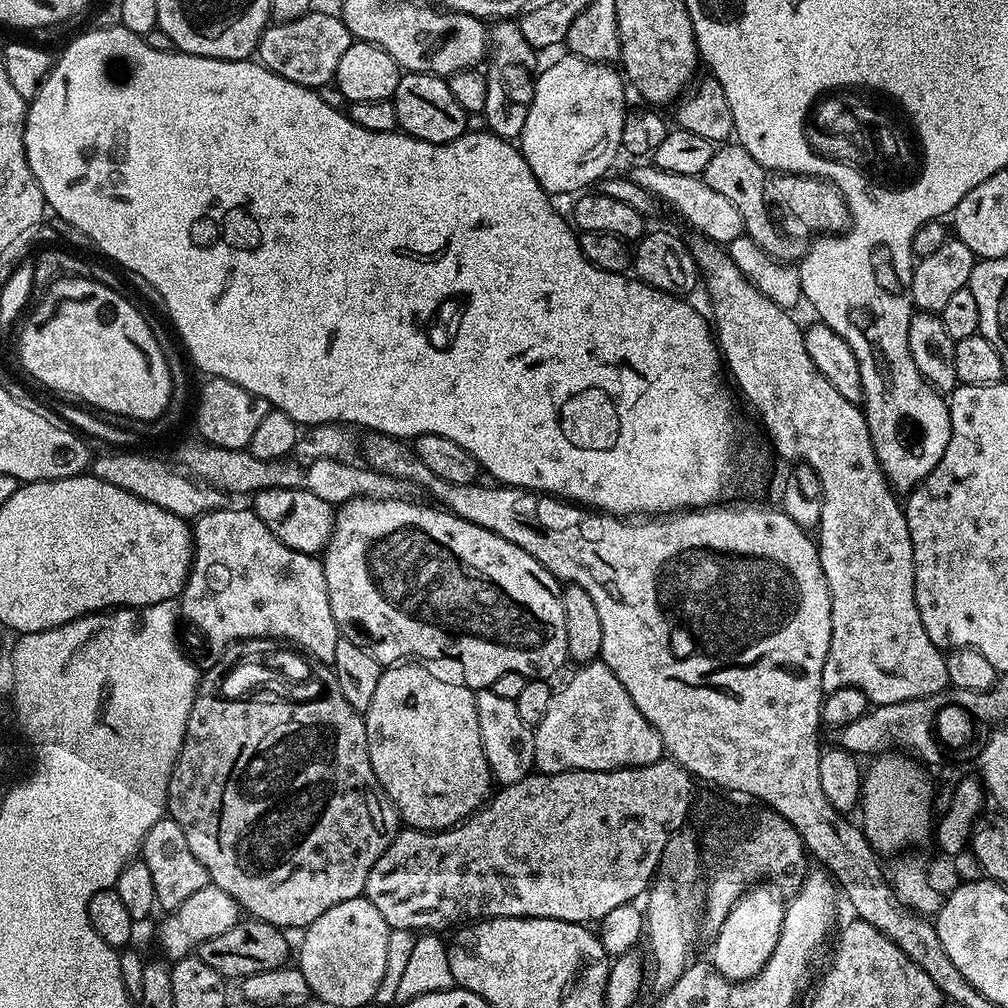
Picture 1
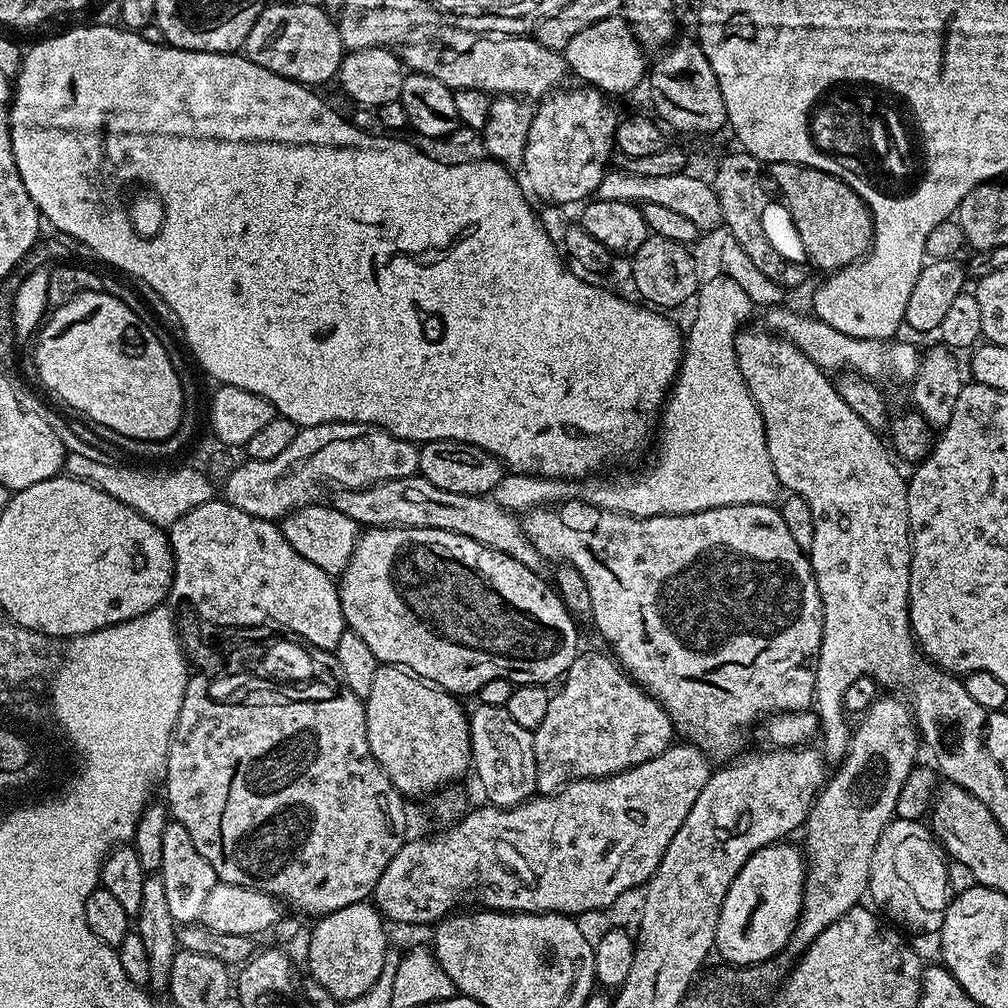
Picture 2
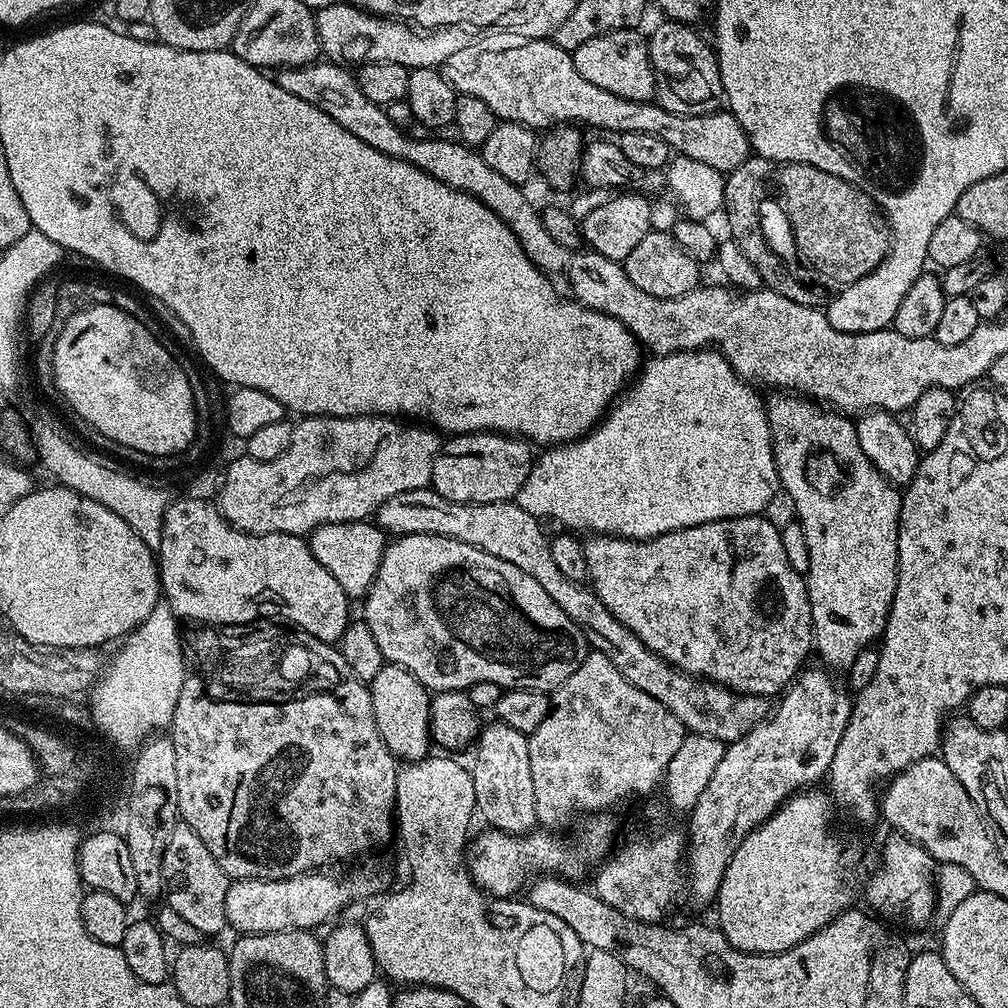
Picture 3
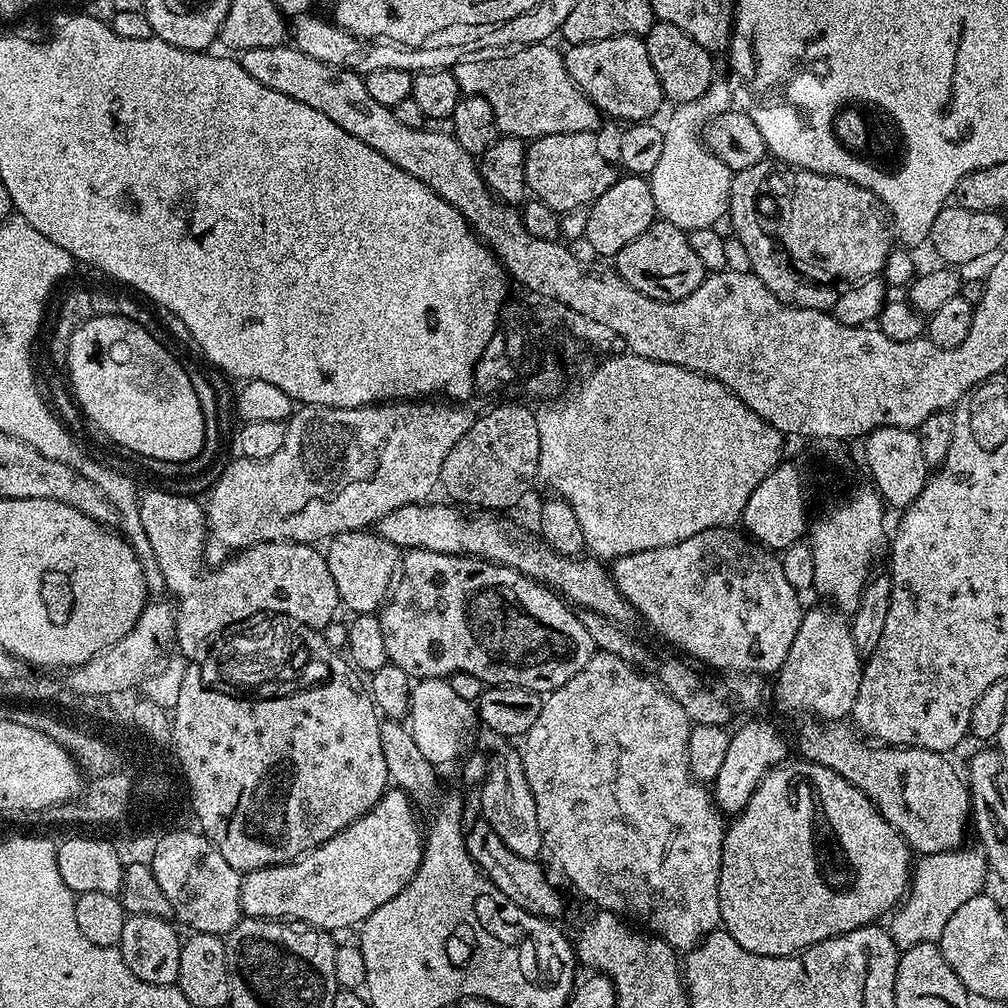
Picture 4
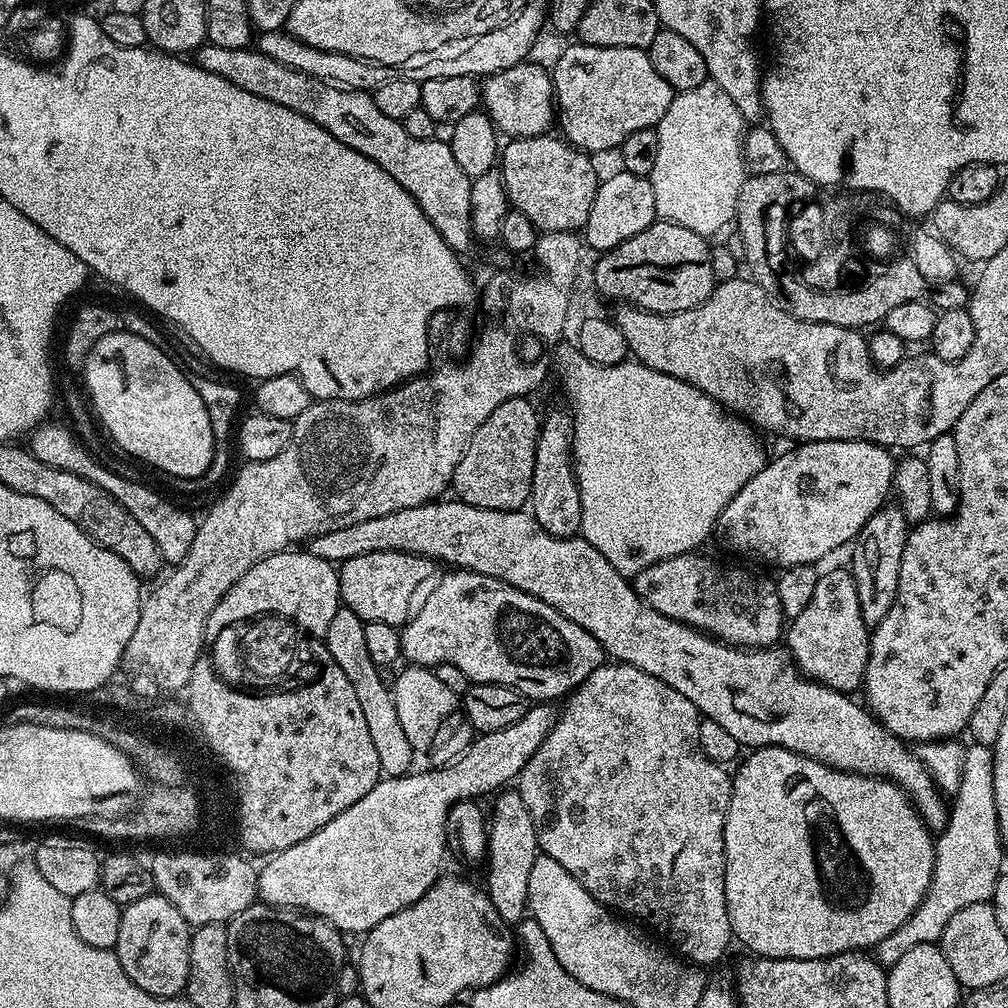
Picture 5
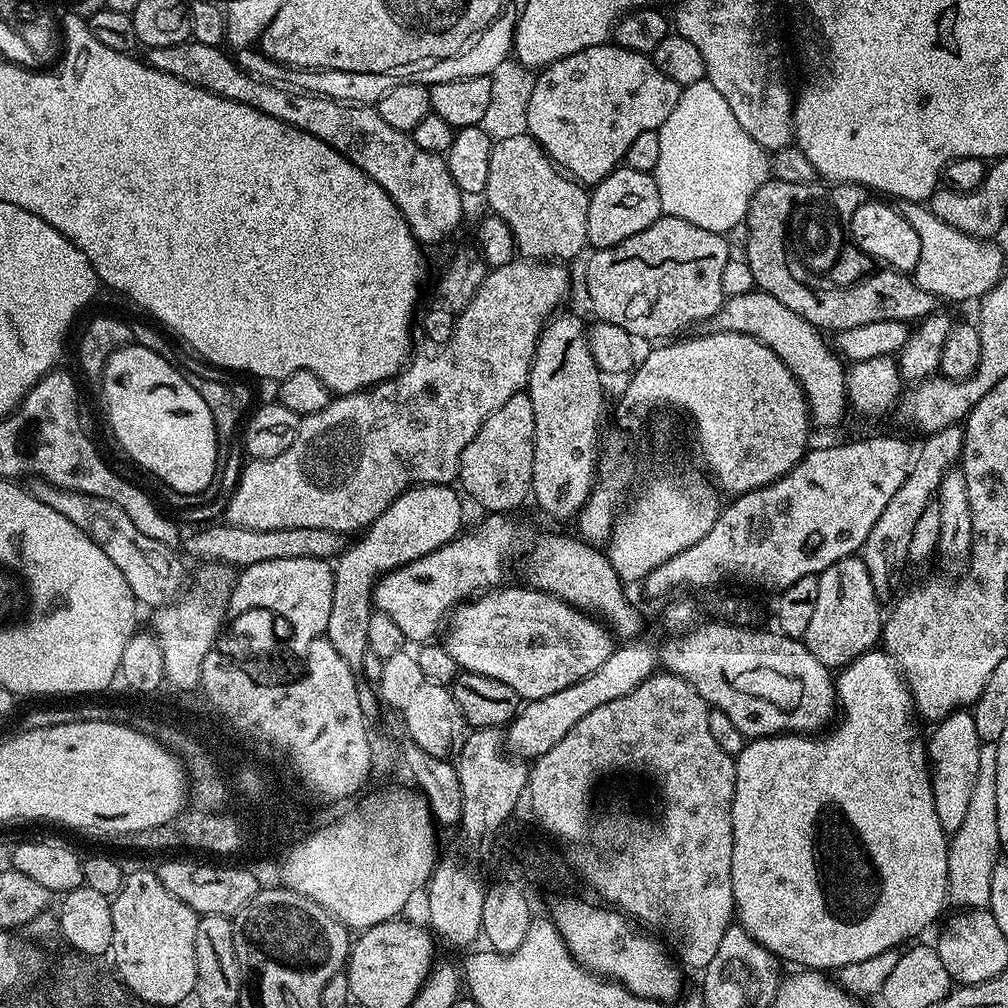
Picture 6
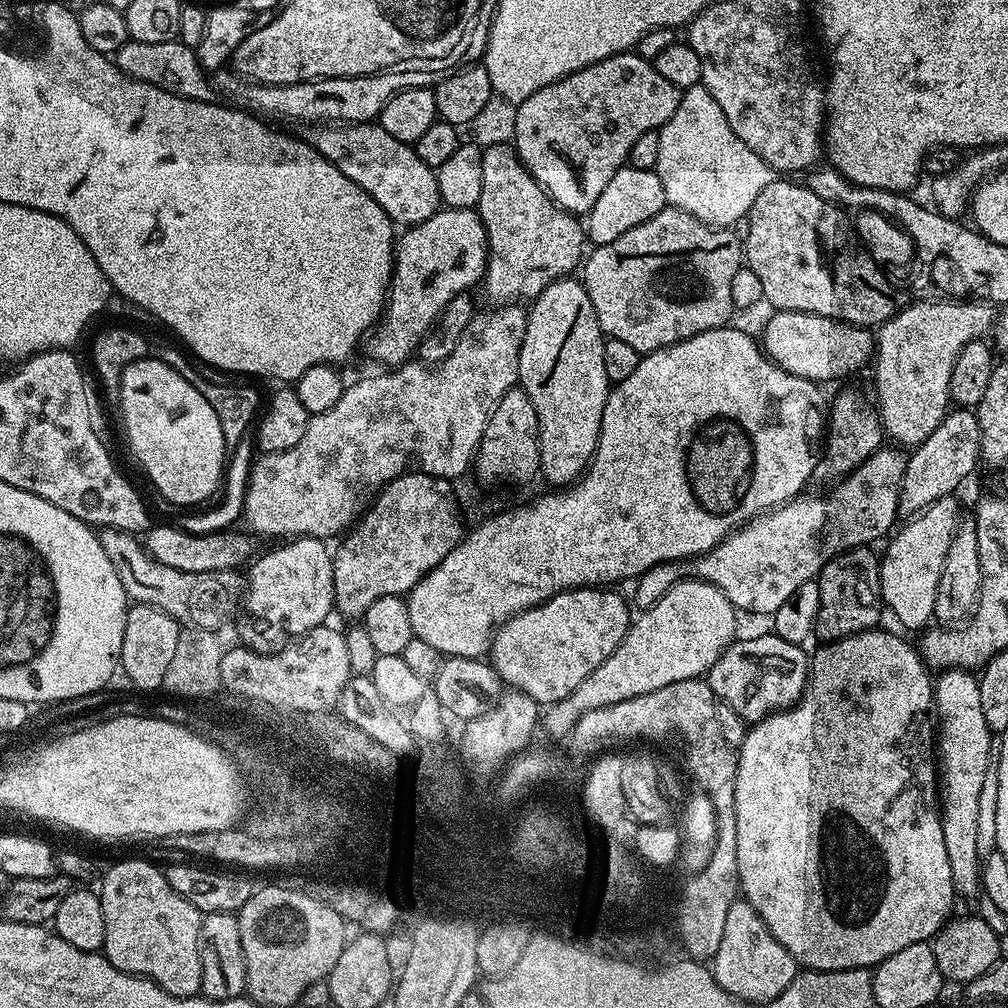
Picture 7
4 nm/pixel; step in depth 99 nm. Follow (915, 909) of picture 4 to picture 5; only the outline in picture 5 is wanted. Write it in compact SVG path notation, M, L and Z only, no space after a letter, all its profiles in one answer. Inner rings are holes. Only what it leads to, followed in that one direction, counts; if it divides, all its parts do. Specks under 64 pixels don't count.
M969 743L964 749L964 761L962 762L962 782L958 784L958 790L950 802L950 815L947 824L935 837L936 857L934 858L934 870L932 881L914 914L890 934L881 944L874 949L874 959L879 964L891 966L898 962L909 950L919 944L936 944L940 935L946 930L946 922L958 914L958 910L966 910L966 906L975 904L986 904L991 901L996 883L1002 871L1000 863L1004 860L1004 848L1000 838L1000 827L998 826L998 806L994 802L994 758L992 748L987 744Z

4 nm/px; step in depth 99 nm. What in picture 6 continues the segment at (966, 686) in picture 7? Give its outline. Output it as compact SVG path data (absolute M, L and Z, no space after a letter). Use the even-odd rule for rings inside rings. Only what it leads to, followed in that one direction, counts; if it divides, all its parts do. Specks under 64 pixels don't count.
M957 710L939 721L936 728L926 740L928 750L928 762L932 774L932 789L934 790L934 810L938 810L938 822L942 822L942 830L946 833L954 833L962 821L966 818L966 809L970 807L970 793L974 790L974 781L978 778L978 756L982 741L978 738L978 729L974 726L974 718L971 711Z

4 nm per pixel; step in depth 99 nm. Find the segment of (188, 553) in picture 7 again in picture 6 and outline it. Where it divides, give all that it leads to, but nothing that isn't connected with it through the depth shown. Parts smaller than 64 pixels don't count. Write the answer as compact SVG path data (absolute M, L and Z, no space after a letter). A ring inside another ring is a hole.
M224 522L201 527L201 532L192 532L183 541L184 548L196 562L226 564L236 570L254 566L258 562L274 562L278 558L318 558L335 561L348 547L350 540L345 533L334 530L317 530L315 526L294 526L286 530L250 530L233 528Z

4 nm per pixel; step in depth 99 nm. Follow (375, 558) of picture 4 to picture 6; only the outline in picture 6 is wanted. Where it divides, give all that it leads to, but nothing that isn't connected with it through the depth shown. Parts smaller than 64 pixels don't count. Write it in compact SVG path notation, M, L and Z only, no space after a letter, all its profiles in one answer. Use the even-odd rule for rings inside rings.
M488 514L483 518L473 532L465 531L446 546L410 562L405 568L385 572L376 581L372 592L375 611L394 618L405 641L431 641L435 637L432 635L445 627L453 611L464 601L505 583L504 571L516 552L520 528L508 514Z

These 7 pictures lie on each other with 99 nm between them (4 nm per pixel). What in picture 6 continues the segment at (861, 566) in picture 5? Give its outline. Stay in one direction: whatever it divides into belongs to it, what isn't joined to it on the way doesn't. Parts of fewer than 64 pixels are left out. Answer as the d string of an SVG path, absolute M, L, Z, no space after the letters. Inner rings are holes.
M960 424L946 426L931 433L925 440L928 441L915 453L912 467L902 486L898 486L898 491L891 496L890 502L886 502L886 510L882 510L878 522L874 522L874 530L866 534L866 540L858 551L860 561L866 570L870 570L870 582L874 582L877 597L884 602L893 599L892 591L900 580L900 571L904 564L909 563L910 538L918 518L922 518L922 514L933 503L942 478L964 454L964 430Z

